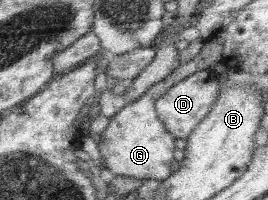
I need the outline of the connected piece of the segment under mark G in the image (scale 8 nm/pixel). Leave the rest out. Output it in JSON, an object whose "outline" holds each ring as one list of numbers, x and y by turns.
{"outline":[[219,34,206,42,198,54,179,65,161,81,155,82,144,94,141,94,134,102,126,105,109,118,107,126,100,133,101,140,97,143,102,169,110,171,114,176,129,176,136,180,164,180,170,171,174,137,165,129,165,126,157,118,154,104,173,84,194,74,198,70,208,69,211,64,221,60,222,36]]}

